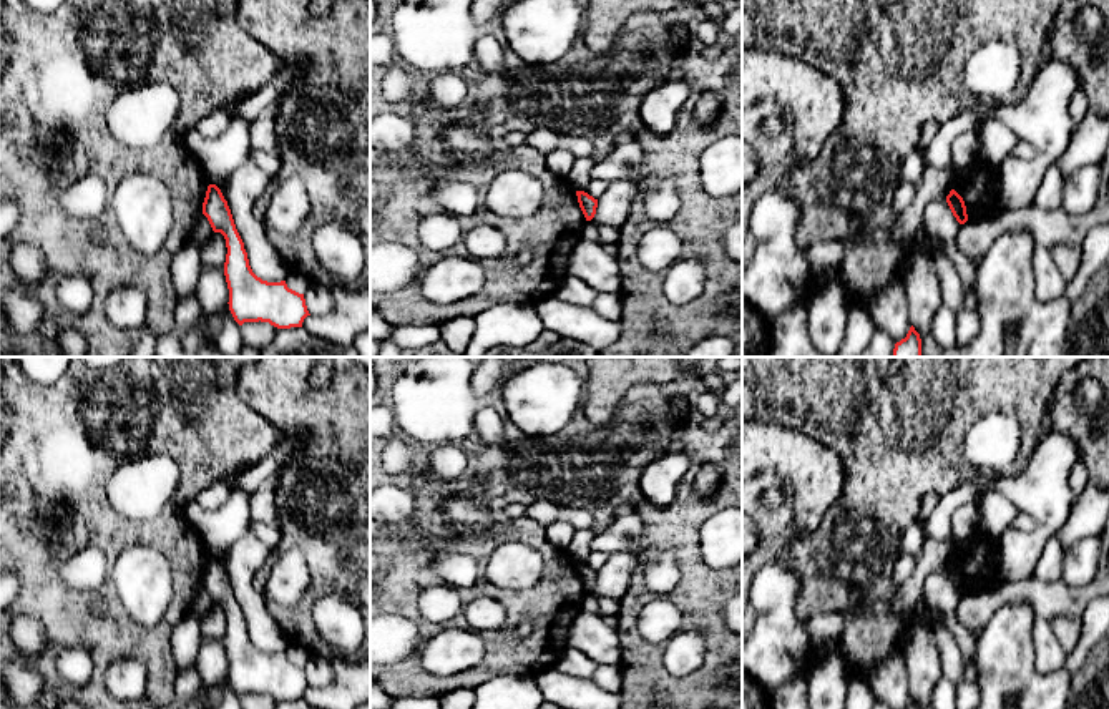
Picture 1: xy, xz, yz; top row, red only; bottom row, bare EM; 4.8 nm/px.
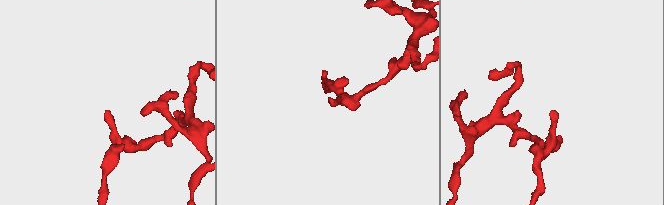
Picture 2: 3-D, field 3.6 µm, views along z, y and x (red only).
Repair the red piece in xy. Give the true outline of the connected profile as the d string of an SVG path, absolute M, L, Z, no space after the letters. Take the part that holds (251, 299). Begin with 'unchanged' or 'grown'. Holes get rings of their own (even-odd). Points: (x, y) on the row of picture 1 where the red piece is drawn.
unchanged; M216 184L208 186L203 214L213 231L226 239L224 276L234 320L239 325L261 320L277 329L302 327L304 319L310 315L304 294L289 289L286 281L267 282L252 272L227 201Z

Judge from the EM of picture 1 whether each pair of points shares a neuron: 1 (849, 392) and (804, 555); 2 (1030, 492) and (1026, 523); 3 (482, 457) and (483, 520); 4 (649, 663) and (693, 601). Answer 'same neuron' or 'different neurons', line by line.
1: same neuron
2: different neurons
3: different neurons
4: same neuron

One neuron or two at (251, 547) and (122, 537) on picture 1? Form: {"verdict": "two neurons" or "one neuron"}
{"verdict": "two neurons"}

